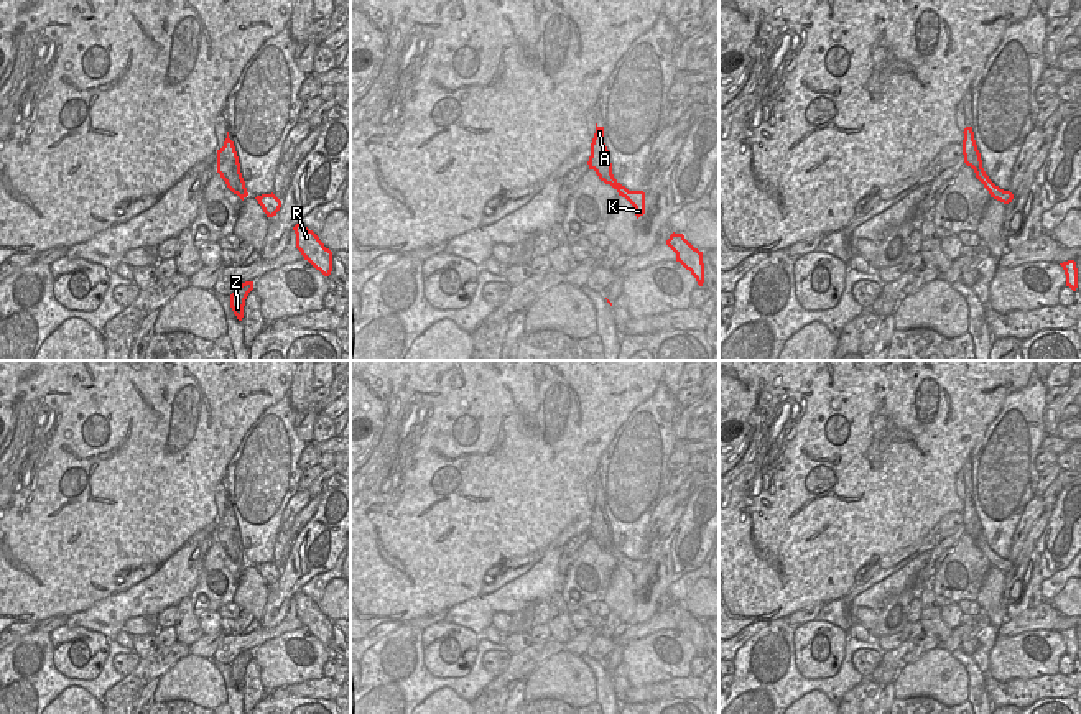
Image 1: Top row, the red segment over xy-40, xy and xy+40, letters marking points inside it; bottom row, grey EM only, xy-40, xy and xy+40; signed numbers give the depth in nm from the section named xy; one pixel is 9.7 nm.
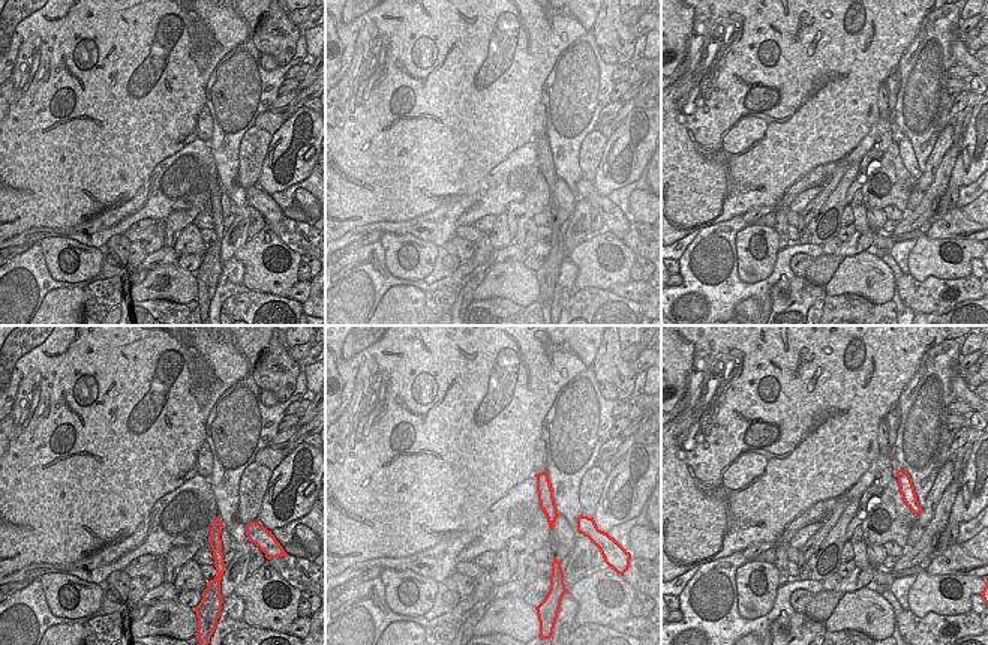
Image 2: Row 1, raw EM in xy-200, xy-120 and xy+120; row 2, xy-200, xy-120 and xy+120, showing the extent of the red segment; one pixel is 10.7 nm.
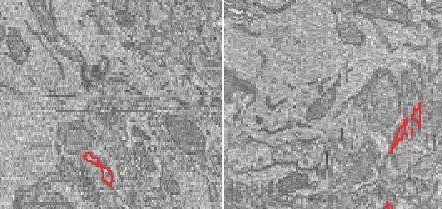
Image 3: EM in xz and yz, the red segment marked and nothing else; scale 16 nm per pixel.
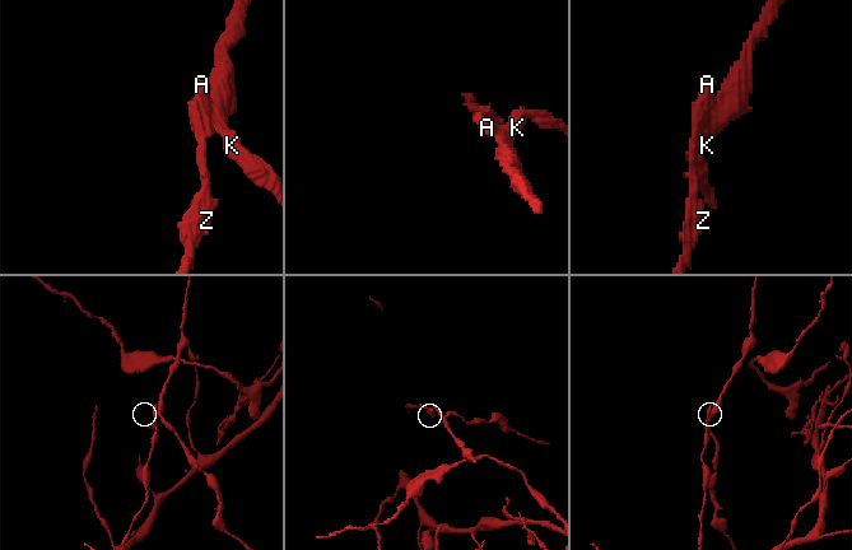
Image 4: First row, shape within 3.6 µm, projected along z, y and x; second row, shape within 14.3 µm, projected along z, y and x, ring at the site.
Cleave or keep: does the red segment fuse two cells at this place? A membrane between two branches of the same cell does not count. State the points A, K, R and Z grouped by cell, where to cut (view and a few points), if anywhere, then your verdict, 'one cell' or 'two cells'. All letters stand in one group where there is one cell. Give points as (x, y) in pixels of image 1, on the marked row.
A Z / K R; cut in xy+40 along (981, 165), (978, 178); two cells

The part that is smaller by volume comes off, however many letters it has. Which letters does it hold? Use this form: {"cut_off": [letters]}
{"cut_off": ["K", "R"]}

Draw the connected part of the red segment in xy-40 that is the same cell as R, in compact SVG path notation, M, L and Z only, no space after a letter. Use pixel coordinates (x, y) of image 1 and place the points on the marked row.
M296 224L293 230L296 234L296 248L304 260L308 260L324 276L329 276L332 271L332 252L326 248L319 237L303 224Z

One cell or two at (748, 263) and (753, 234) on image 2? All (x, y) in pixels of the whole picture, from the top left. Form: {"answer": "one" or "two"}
{"answer": "one"}

